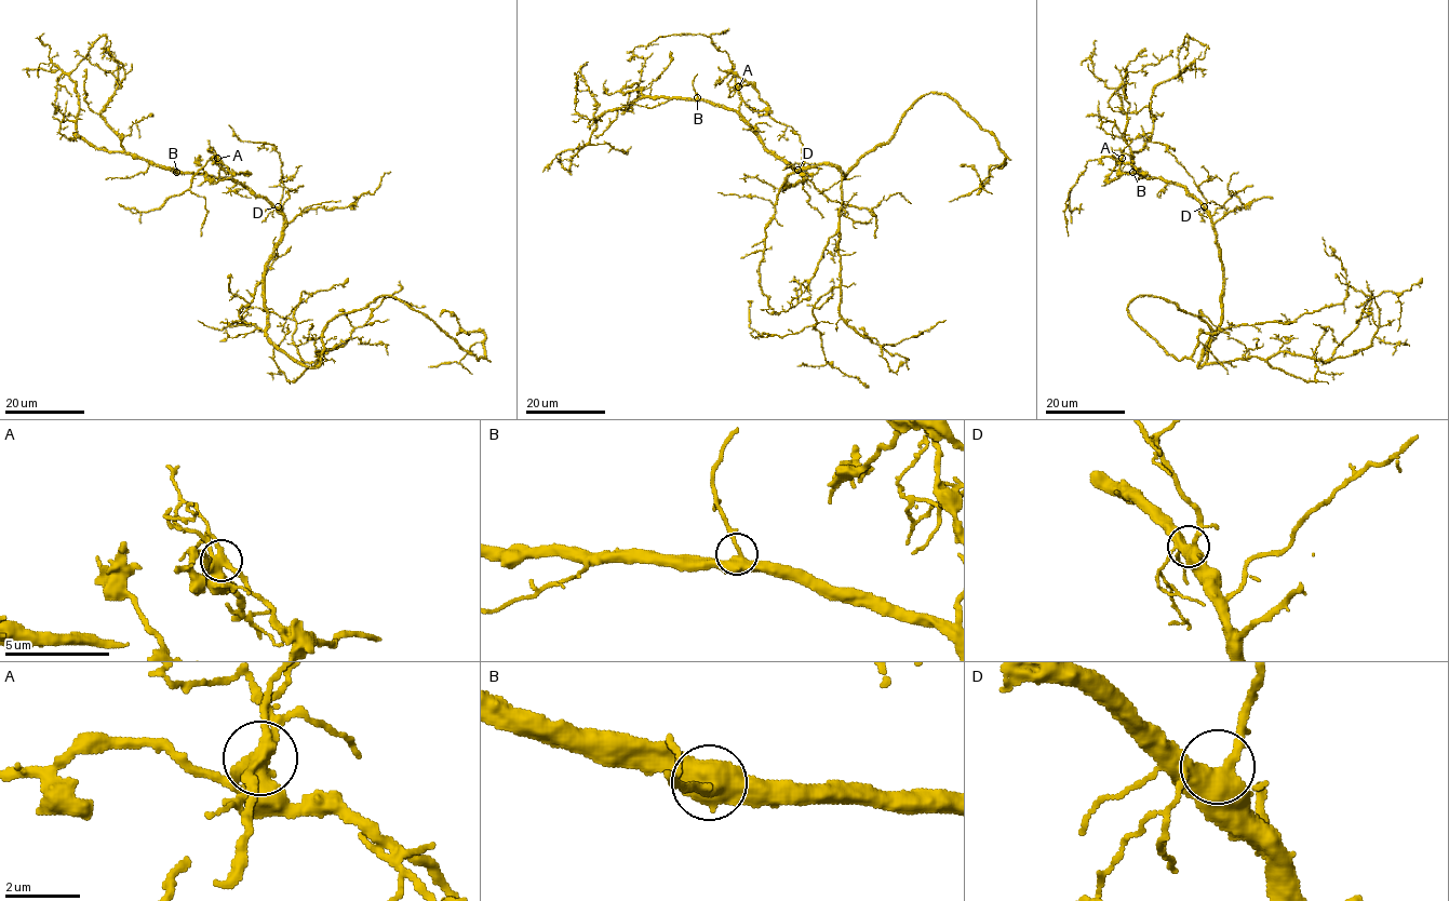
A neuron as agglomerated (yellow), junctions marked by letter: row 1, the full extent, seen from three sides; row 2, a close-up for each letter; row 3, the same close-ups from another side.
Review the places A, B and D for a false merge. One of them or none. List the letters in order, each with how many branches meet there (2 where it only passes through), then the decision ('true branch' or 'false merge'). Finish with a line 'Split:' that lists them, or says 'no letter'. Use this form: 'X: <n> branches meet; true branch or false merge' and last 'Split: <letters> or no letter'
A: 3 branches meet; true branch
B: 3 branches meet; true branch
D: 3 branches meet; true branch
Split: no letter

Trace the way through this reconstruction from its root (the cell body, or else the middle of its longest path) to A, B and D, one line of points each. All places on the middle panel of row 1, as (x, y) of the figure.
A: (785, 187), (792, 187), (804, 177), (787, 162), (777, 159), (743, 118), (738, 86)
B: (785, 187), (792, 187), (804, 177), (787, 162), (777, 159), (735, 111), (697, 97)
D: (785, 187), (792, 187), (804, 177), (797, 170)

